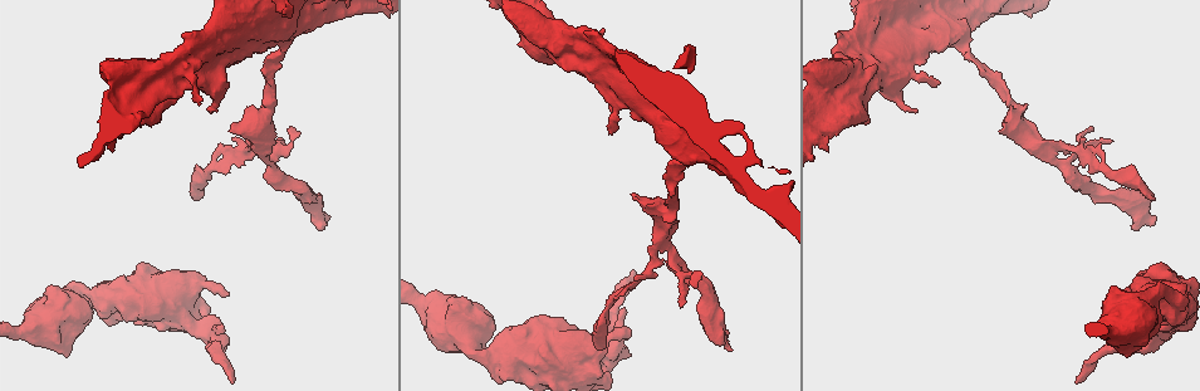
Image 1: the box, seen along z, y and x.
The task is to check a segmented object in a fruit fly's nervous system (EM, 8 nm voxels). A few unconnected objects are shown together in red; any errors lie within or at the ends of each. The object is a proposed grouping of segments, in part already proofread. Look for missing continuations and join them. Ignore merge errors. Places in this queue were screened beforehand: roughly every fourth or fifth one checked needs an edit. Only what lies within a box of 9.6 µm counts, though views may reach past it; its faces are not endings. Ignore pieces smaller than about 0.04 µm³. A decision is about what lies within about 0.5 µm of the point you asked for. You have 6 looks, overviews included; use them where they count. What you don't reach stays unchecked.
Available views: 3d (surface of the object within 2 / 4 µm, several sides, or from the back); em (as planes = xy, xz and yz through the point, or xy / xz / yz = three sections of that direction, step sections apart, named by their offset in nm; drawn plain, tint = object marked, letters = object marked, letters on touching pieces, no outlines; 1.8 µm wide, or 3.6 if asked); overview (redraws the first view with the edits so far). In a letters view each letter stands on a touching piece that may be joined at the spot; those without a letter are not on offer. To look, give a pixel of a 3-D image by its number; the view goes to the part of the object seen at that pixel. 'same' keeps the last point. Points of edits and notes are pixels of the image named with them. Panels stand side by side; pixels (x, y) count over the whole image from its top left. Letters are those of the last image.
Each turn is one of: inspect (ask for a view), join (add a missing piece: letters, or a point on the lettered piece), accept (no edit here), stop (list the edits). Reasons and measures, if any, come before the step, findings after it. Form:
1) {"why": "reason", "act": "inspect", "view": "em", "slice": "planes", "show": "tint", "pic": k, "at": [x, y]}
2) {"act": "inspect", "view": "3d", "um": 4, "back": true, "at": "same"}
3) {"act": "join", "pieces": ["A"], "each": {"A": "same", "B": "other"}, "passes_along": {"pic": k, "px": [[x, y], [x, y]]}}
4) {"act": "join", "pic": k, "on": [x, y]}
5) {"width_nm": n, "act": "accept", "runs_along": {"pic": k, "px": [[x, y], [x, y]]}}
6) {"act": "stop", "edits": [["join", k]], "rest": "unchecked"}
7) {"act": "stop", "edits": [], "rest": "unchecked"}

{"why": "branch stops here", "act": "inspect", "view": "em", "slice": "planes", "show": "plain", "pic": 1, "at": [939, 83]}

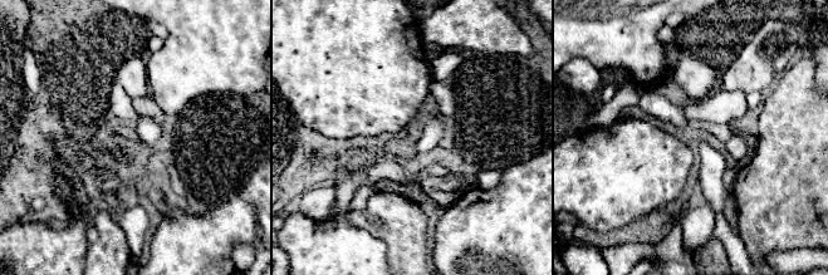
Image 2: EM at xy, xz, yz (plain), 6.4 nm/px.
{"act": "inspect", "view": "em", "slice": "planes", "show": "letters", "at": "same"}

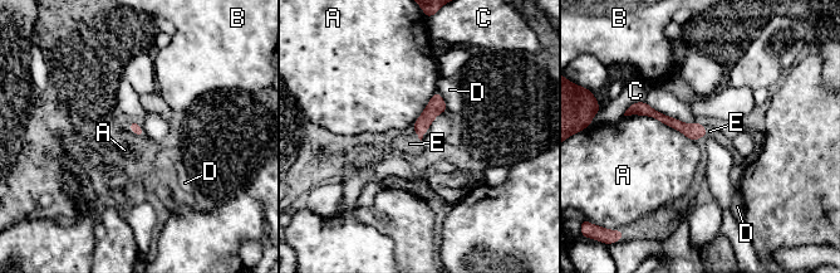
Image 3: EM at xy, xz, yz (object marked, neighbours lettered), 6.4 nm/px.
{"act": "join", "pieces": ["E"], "each": {"A": "other", "B": "other", "C": "other", "D": "other", "E": "same"}, "passes_along": {"pic": 3, "px": [[436, 106], [417, 135], [409, 144]]}, "found": "it goes on there"}

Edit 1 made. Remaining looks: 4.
{"why": "redraw", "act": "inspect", "view": "overview"}

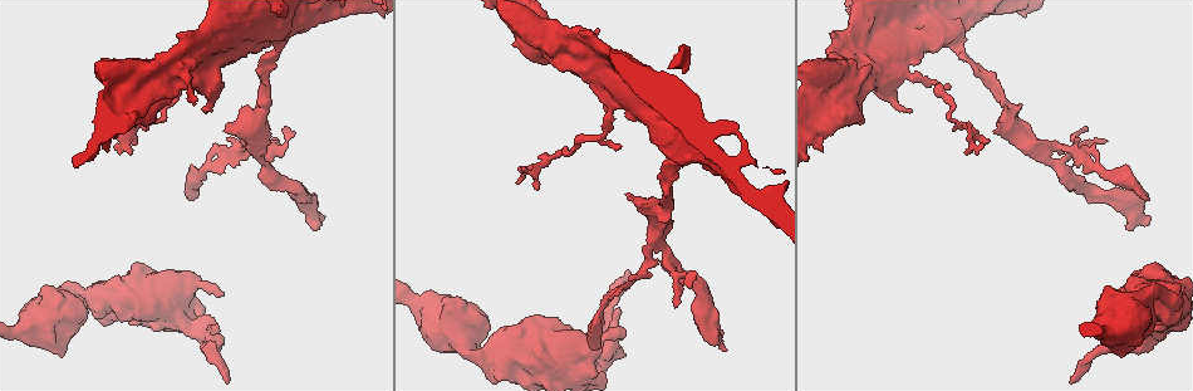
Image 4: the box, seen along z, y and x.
{"why": "free end", "act": "inspect", "view": "em", "slice": "xz", "step": 8, "show": "letters", "pic": 4, "at": [625, 332]}

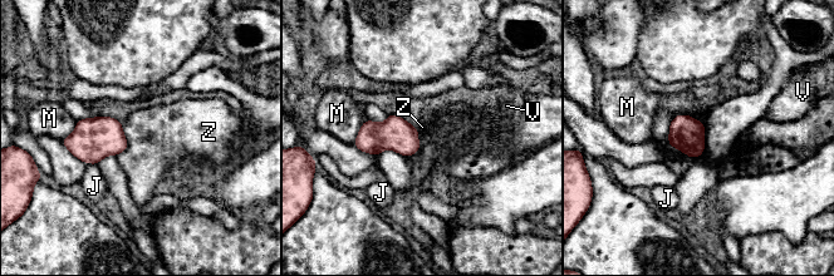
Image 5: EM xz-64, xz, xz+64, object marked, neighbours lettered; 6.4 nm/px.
{"longest_contact_nm": ["Z", 220], "act": "accept", "each": {"J": "other", "M": "other", "V": "other", "Z": "other"}, "found": "no lettered piece goes on from it"}

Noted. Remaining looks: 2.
{"why": "free end", "act": "inspect", "view": "em", "slice": "xy", "step": 8, "show": "letters", "pic": 4, "at": [535, 186]}

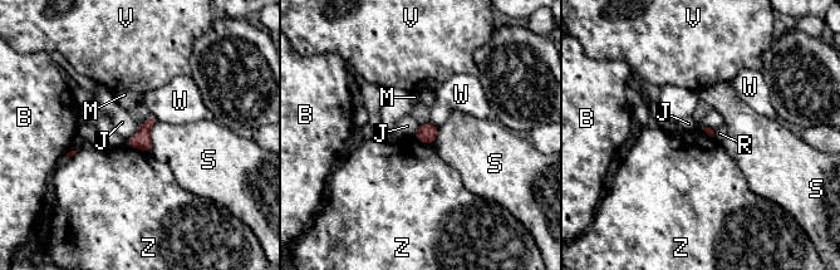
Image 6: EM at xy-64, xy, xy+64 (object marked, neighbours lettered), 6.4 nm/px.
{"act": "accept", "each": {"B": "other", "J": "other", "M": "other", "R": "other", "S": "other", "V": "other", "W": "other", "Z": "other"}, "border": {"pic": 6, "px": [[127, 142], [148, 152]]}, "found": "none of them fits"}

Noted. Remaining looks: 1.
{"act": "stop", "edits": [["join", 3]], "rest": "unchecked"}

